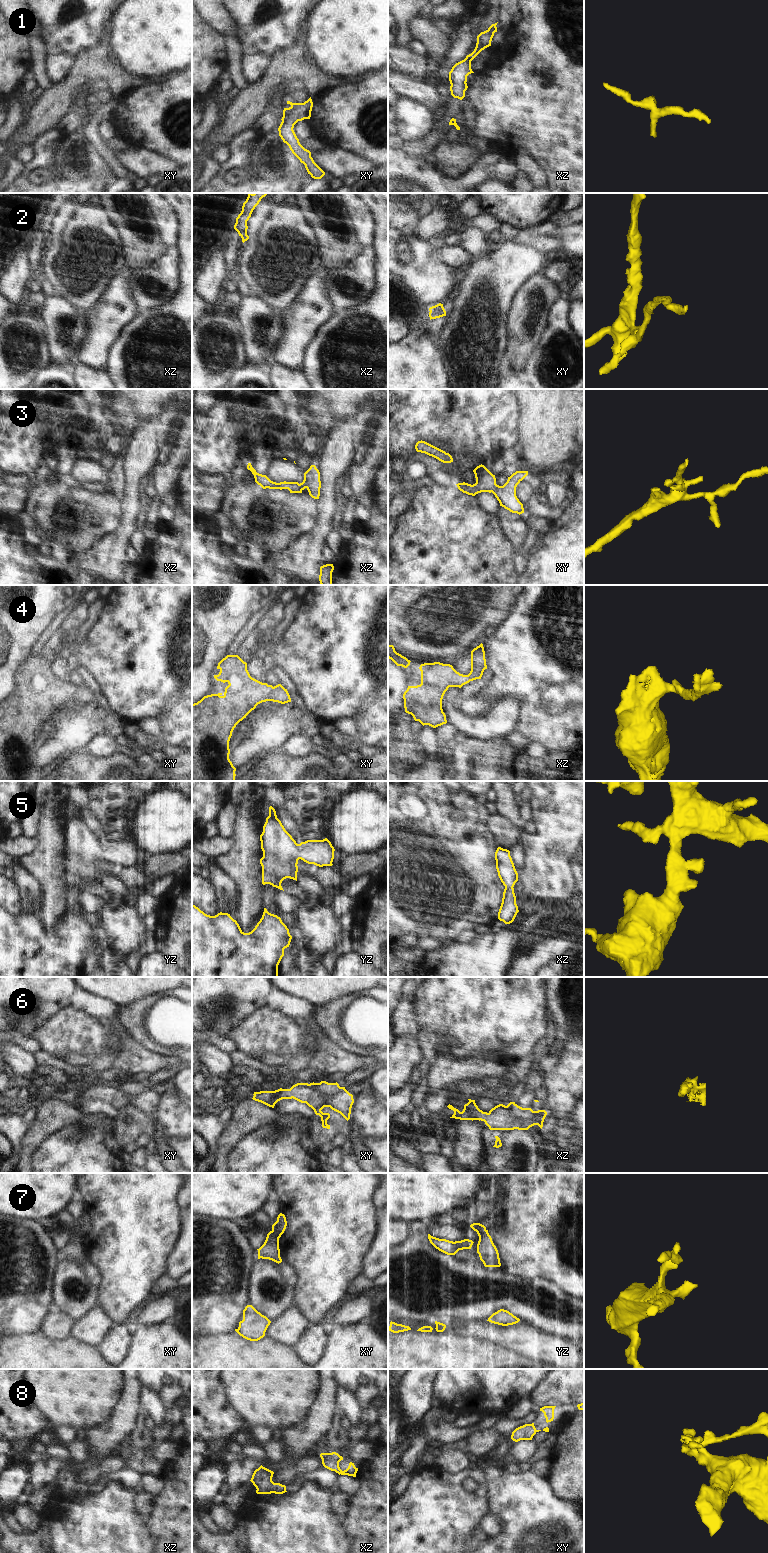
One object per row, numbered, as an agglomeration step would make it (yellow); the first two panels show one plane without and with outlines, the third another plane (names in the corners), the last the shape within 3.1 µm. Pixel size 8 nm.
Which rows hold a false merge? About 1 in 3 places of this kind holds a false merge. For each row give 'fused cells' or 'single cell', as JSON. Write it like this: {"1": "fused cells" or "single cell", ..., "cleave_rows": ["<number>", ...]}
{"1": "single cell", "2": "fused cells", "3": "single cell", "4": "single cell", "5": "single cell", "6": "single cell", "7": "fused cells", "8": "single cell", "cleave_rows": ["2", "7"]}

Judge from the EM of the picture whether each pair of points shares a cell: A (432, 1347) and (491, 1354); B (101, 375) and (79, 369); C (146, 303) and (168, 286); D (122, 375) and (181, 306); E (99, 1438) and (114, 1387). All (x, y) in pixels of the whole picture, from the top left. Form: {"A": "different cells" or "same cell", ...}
{"A": "same cell", "B": "same cell", "C": "same cell", "D": "same cell", "E": "different cells"}

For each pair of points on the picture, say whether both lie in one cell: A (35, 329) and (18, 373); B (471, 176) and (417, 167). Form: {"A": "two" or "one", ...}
{"A": "one", "B": "one"}

